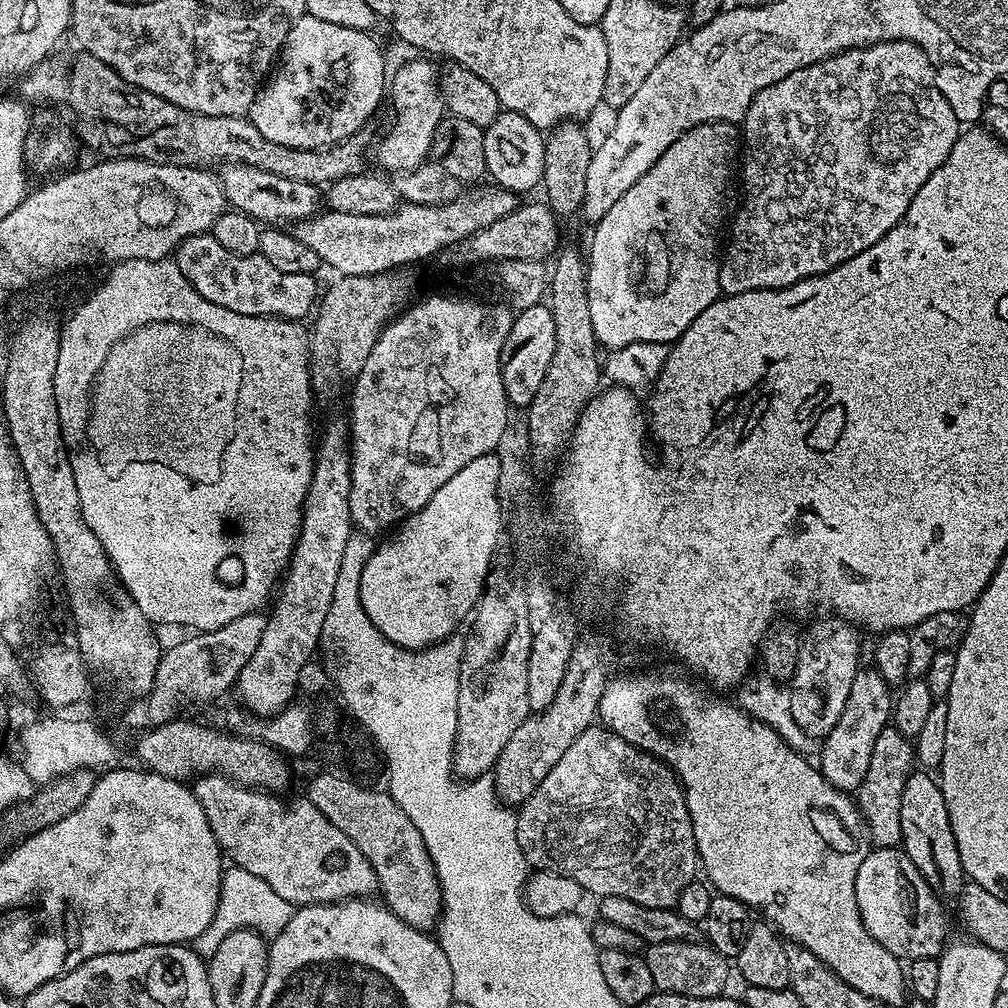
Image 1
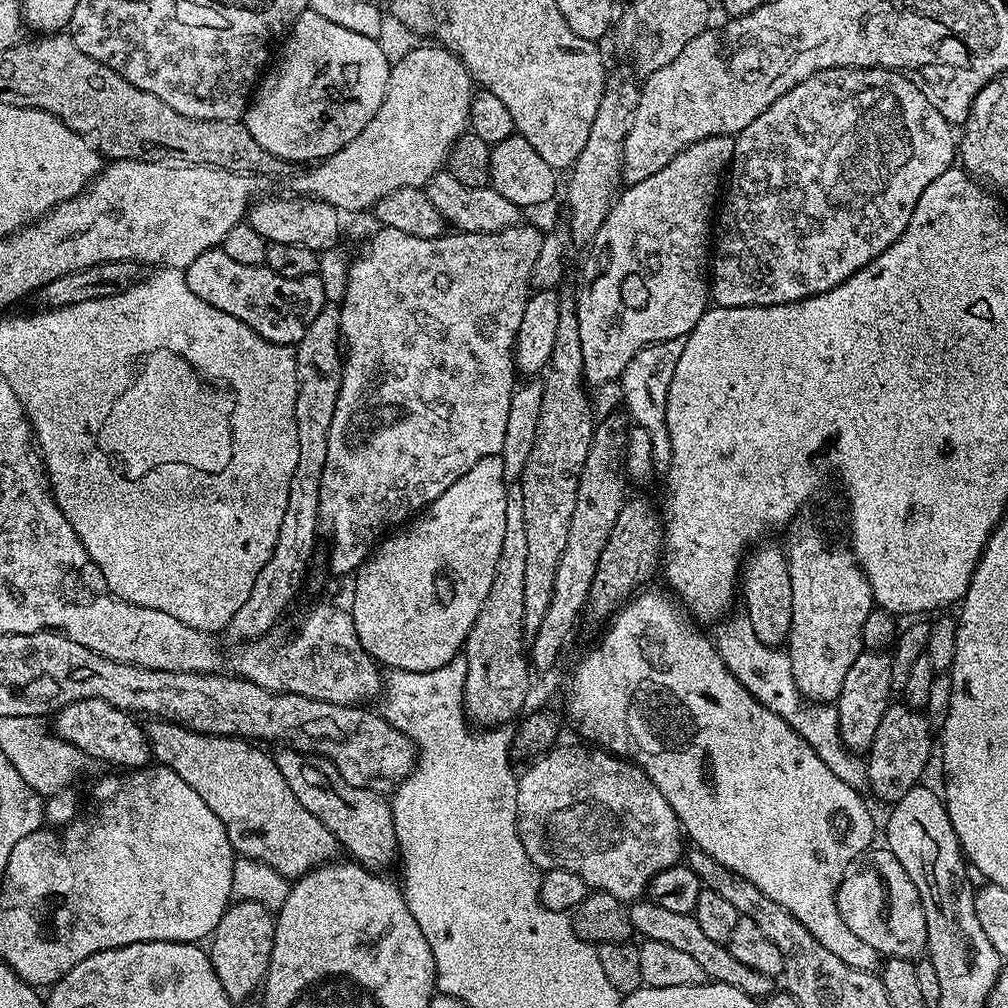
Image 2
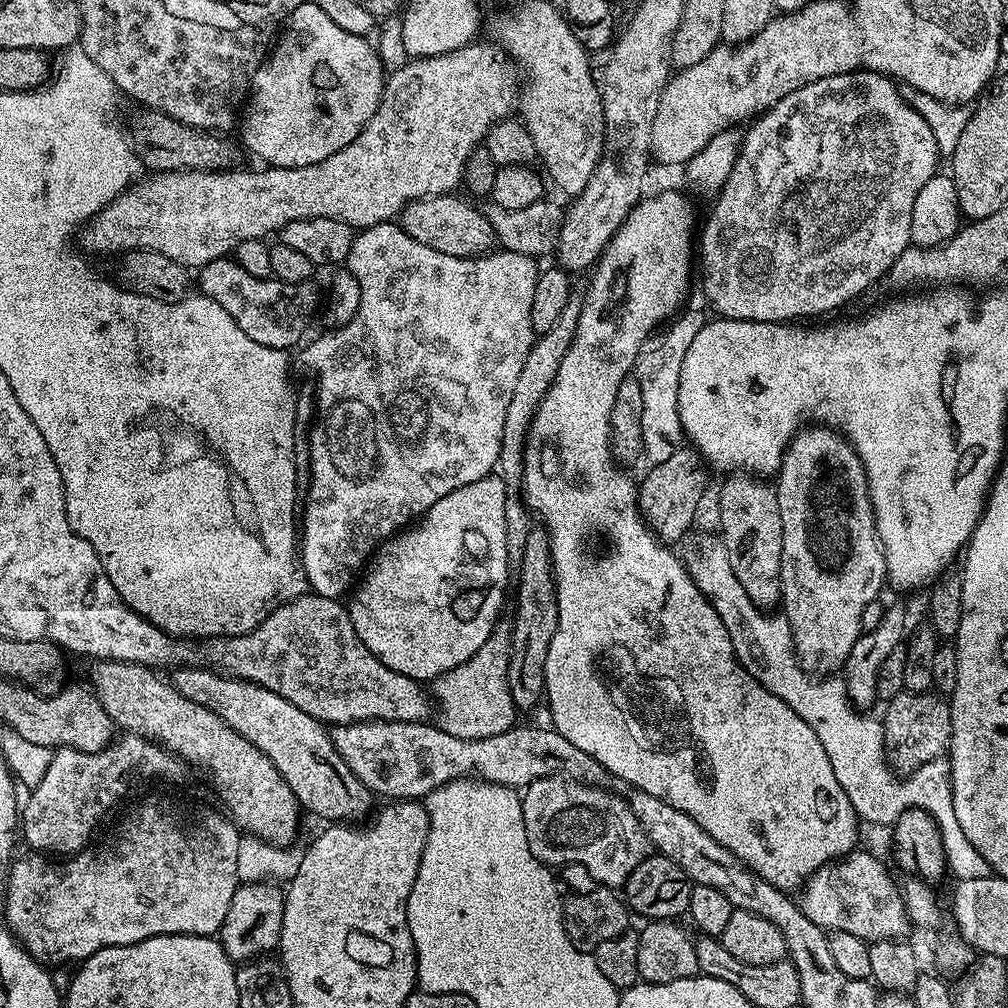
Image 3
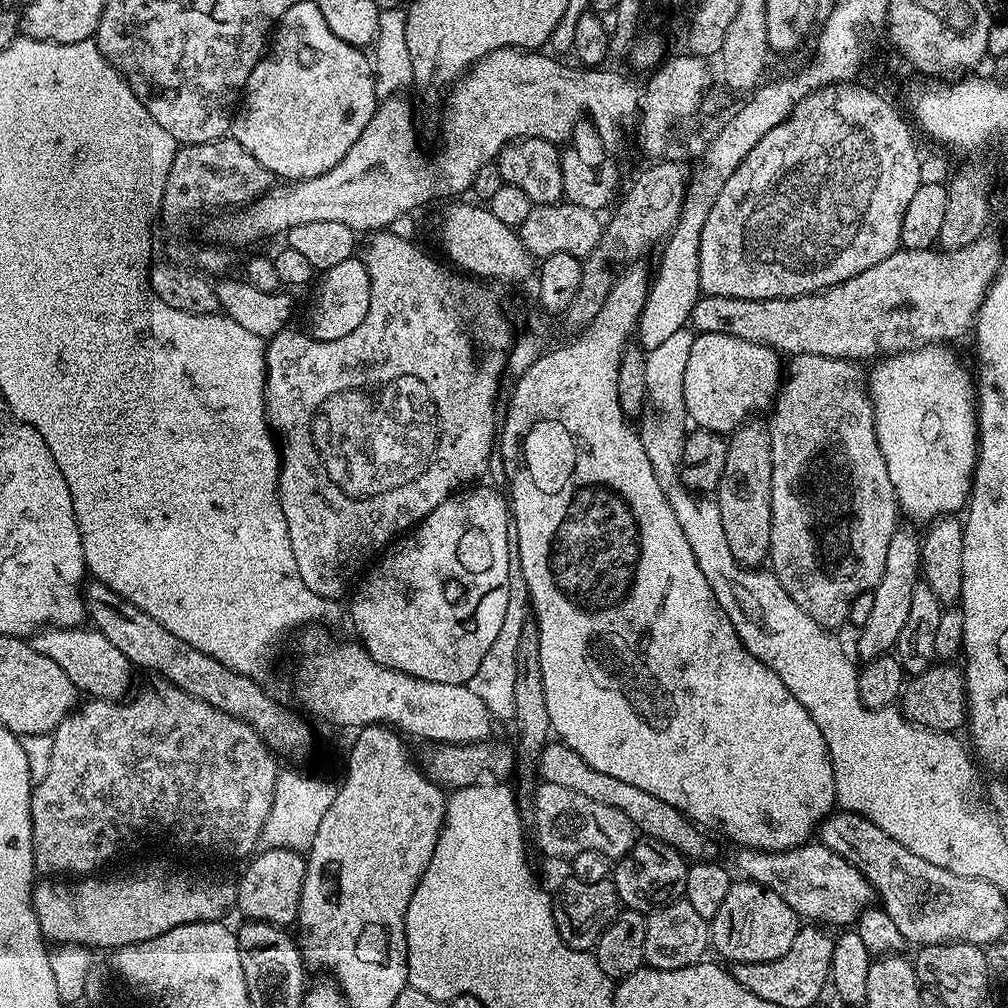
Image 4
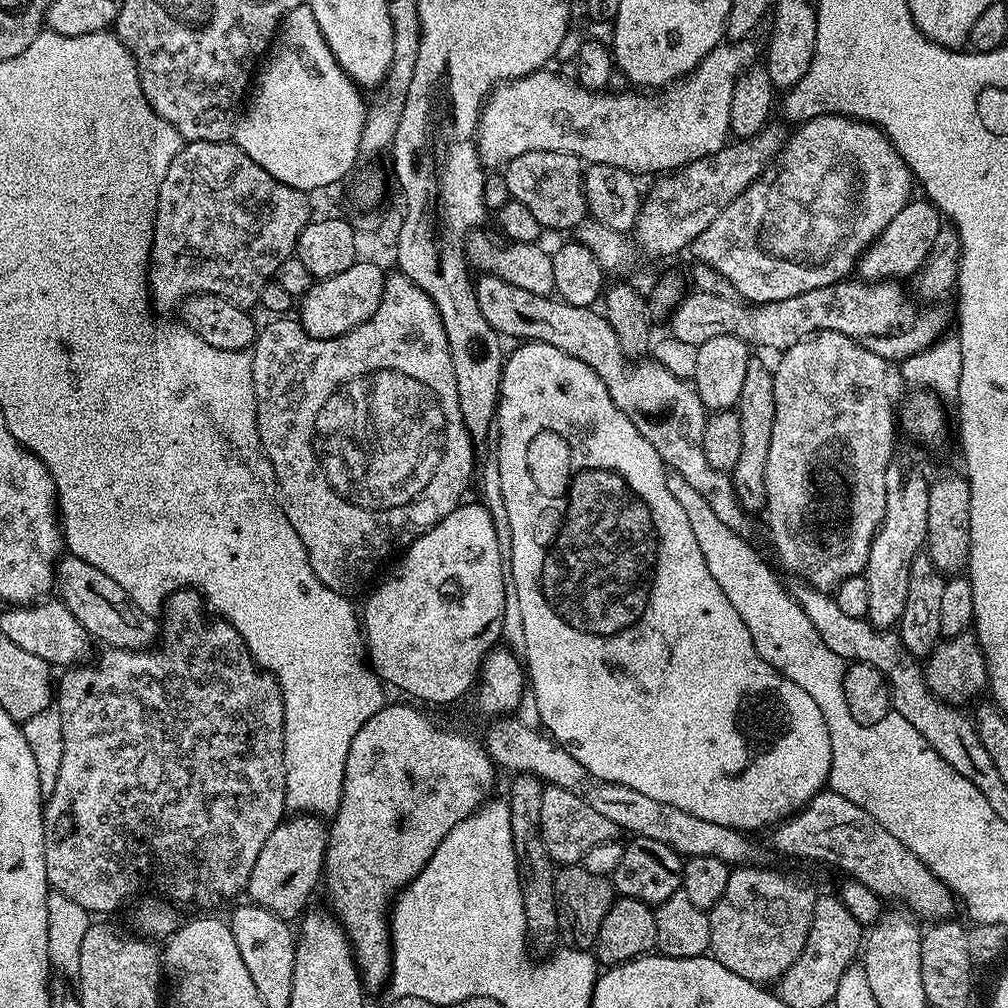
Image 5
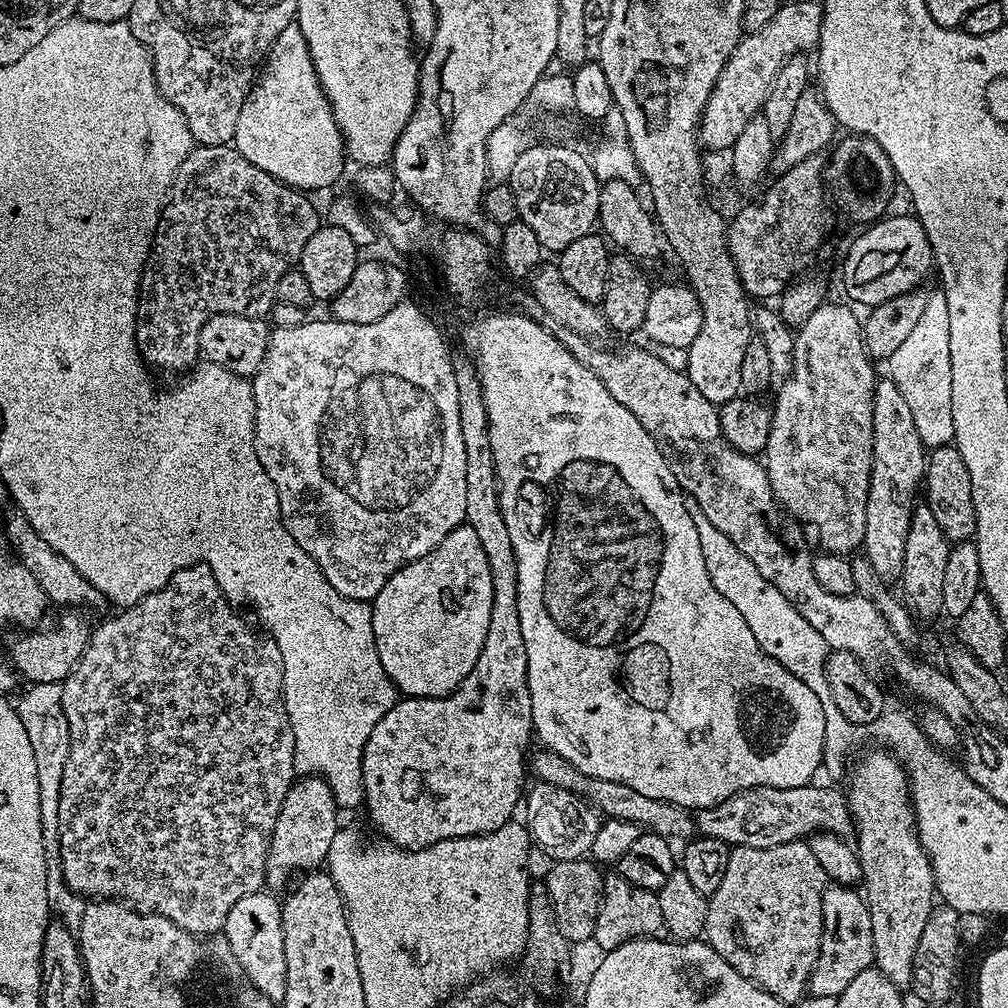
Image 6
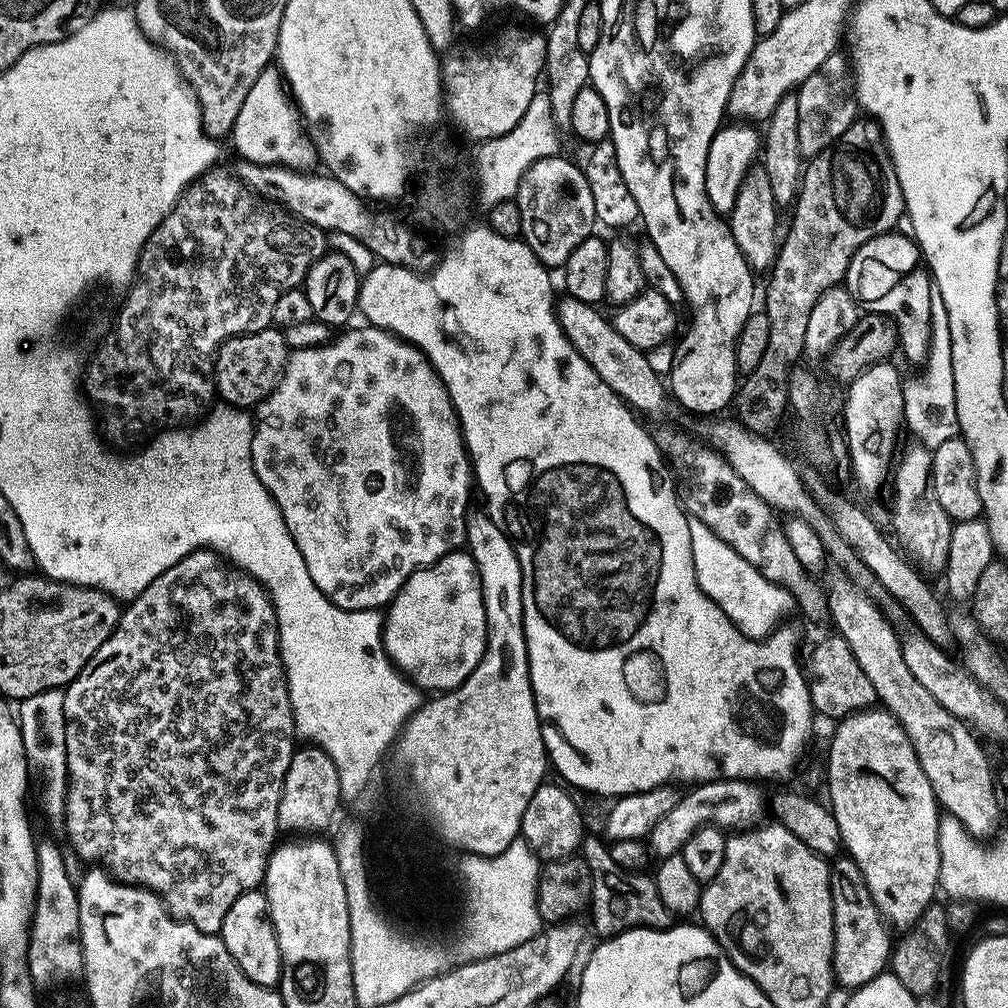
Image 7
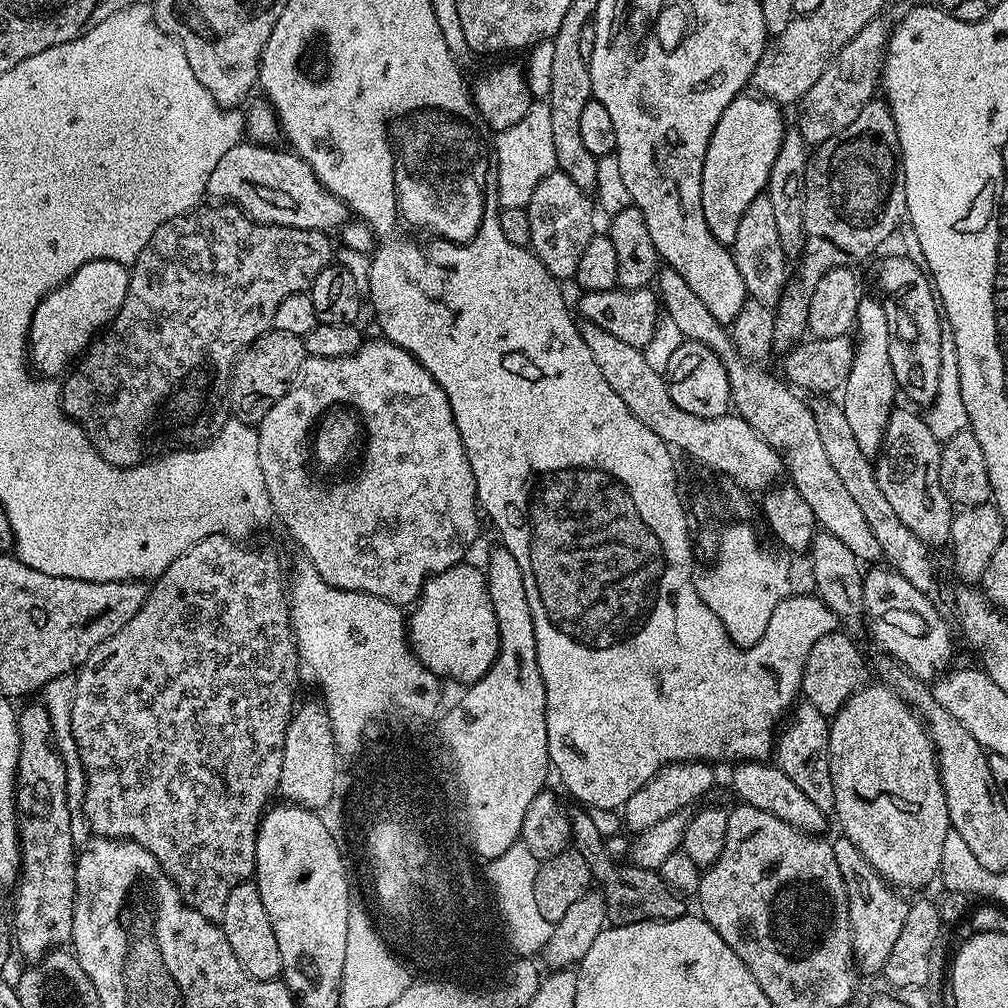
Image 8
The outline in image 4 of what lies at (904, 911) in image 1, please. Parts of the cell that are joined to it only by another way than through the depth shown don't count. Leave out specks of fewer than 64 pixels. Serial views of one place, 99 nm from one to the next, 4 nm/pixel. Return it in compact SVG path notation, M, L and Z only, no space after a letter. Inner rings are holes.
M809 842L785 852L763 852L757 848L737 851L735 871L745 880L769 888L796 911L796 915L820 926L855 925L863 911L873 903L872 884L849 860L834 854L819 842Z

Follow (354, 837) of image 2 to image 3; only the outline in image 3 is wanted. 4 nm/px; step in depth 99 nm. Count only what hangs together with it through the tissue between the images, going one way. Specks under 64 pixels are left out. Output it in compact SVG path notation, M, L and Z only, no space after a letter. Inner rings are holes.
M180 666L173 672L176 673L170 676L170 683L178 690L178 694L218 714L222 722L242 734L246 742L258 746L258 750L262 750L262 754L266 754L266 758L274 762L278 774L286 778L286 786L290 786L290 790L296 795L297 804L305 813L313 812L314 815L321 816L324 822L356 822L369 815L368 807L371 806L372 800L374 801L373 793L369 792L368 787L353 774L350 766L340 757L338 750L332 745L329 729L321 721L306 714L306 710L298 710L294 702L286 702L286 698L282 698L282 694L274 694L274 690L266 690L249 680L239 680L236 676L226 676L207 666Z

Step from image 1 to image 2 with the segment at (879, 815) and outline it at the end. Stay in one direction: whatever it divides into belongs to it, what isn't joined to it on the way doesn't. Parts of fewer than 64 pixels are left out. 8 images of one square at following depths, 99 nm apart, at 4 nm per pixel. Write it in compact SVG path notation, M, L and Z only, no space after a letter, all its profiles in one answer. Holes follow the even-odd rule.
M903 702L889 703L886 714L882 714L882 722L878 722L878 730L874 733L874 742L866 753L866 767L867 787L872 788L873 794L885 806L897 804L907 791L921 783L920 775L932 756L932 731L934 728L927 715Z

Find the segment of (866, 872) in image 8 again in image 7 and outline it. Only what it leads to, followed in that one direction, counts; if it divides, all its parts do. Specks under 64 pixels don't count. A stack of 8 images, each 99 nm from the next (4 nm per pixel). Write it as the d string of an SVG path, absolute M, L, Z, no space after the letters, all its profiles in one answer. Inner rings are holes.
M850 858L831 861L830 898L834 914L832 975L841 989L855 990L889 967L894 944L891 939L888 941L889 929L866 886L866 878L862 878L862 870Z

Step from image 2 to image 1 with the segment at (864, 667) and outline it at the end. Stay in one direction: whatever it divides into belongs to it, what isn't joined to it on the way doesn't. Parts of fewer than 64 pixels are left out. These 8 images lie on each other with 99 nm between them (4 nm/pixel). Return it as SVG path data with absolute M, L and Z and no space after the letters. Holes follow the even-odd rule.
M875 667L866 668L857 671L852 680L846 706L842 706L842 714L838 722L834 722L834 730L830 730L823 737L824 749L820 752L820 760L818 759L820 773L826 778L826 782L849 794L855 793L862 778L866 778L874 742L878 742L878 734L882 734L882 730L889 727L892 714L894 696L890 686L882 678L882 674L876 672Z

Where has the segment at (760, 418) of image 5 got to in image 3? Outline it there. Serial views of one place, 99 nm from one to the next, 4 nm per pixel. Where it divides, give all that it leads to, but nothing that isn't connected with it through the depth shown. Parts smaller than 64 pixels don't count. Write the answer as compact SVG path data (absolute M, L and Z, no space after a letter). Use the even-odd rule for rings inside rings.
M734 472L723 477L724 485L720 488L720 532L722 543L726 546L728 557L730 558L730 570L734 570L734 578L742 582L742 590L750 594L750 598L756 603L758 608L772 610L781 603L780 598L780 575L782 574L782 518L778 514L778 498L776 497L775 487L767 479L761 478L751 472Z

